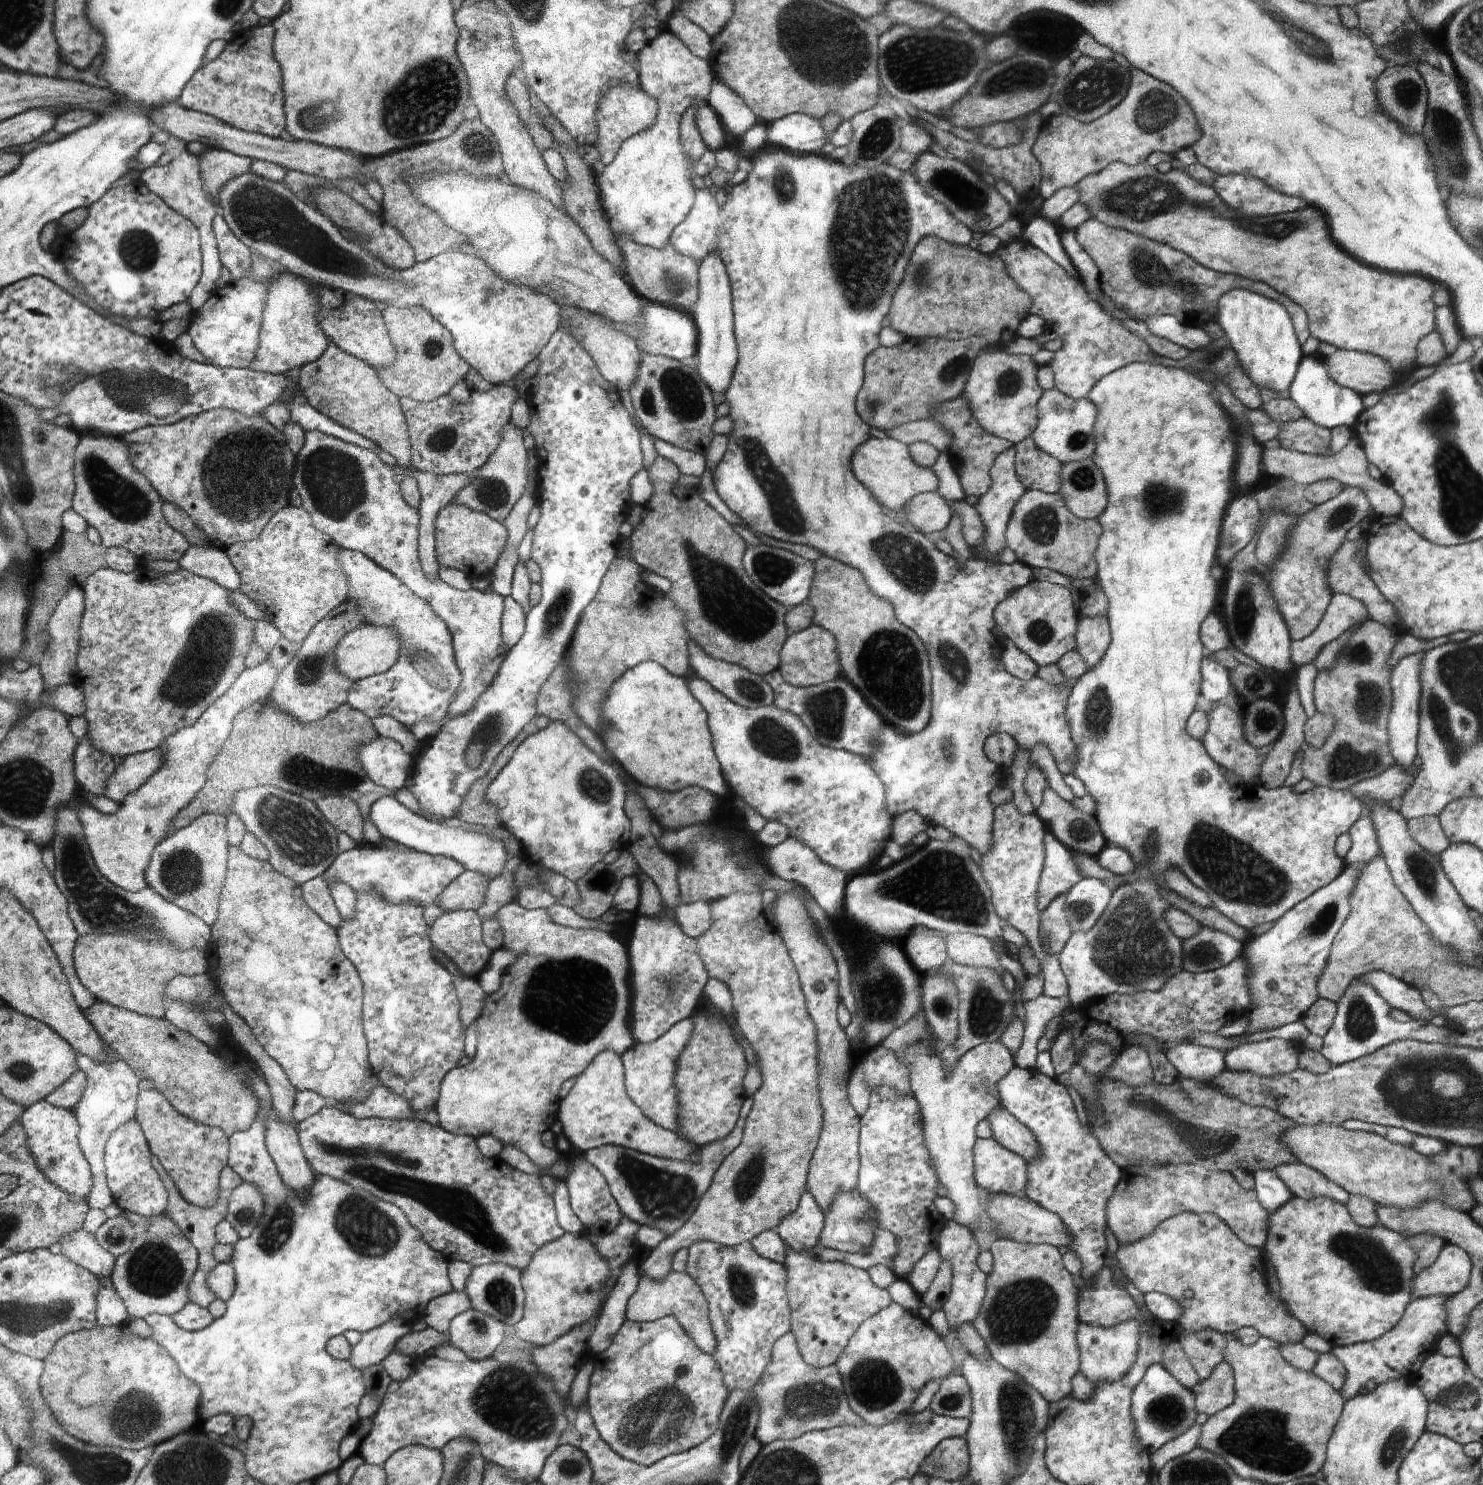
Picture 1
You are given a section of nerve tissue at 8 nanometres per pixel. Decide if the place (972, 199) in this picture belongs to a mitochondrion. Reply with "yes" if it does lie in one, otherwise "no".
yes

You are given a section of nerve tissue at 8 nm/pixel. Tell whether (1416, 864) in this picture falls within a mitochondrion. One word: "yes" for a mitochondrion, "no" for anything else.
yes

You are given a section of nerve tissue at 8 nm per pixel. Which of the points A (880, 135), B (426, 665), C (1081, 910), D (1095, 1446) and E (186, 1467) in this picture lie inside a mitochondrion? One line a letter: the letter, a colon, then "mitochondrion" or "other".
A: mitochondrion
B: mitochondrion
C: mitochondrion
D: other
E: mitochondrion

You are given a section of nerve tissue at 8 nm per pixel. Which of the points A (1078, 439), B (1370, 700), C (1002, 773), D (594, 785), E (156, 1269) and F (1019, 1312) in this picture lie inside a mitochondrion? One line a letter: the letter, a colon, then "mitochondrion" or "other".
A: mitochondrion
B: mitochondrion
C: other
D: mitochondrion
E: mitochondrion
F: mitochondrion

